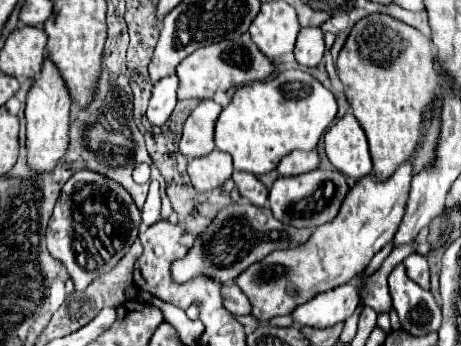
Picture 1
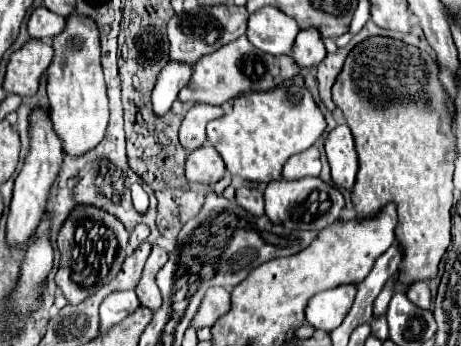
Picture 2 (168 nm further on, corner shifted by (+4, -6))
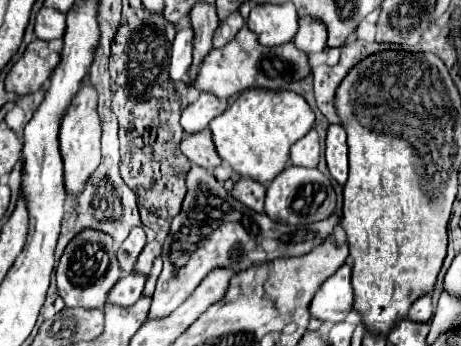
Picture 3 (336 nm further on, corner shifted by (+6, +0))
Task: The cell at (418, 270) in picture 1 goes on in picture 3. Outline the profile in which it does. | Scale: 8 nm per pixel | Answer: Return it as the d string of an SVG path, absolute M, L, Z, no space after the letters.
M421 296L421 300L417 300L411 310L409 310L409 320L413 322L429 322L433 310L431 310L431 296Z

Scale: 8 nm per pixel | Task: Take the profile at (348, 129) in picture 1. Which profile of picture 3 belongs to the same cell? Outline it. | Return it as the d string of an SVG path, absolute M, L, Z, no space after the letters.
M339 124L329 126L325 146L327 146L327 150L325 150L327 168L337 183L343 186L345 180L348 179L349 172L347 134L345 134L343 126L339 126Z

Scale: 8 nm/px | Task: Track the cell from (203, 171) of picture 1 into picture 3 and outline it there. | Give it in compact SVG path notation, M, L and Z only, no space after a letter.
M203 128L197 134L187 134L181 140L181 152L197 166L213 170L221 164L219 154L215 152L215 144L211 140L211 130Z

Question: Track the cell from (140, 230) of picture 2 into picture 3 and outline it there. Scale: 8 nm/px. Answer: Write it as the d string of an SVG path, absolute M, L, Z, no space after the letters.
M133 228L133 232L127 236L127 240L121 244L121 248L117 252L121 276L133 272L137 256L141 254L143 246L145 246L145 232L143 232L143 228Z

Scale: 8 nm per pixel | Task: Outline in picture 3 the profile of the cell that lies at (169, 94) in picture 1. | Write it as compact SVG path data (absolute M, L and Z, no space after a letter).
M187 26L177 32L171 48L171 80L181 80L189 72L193 54L193 28Z

